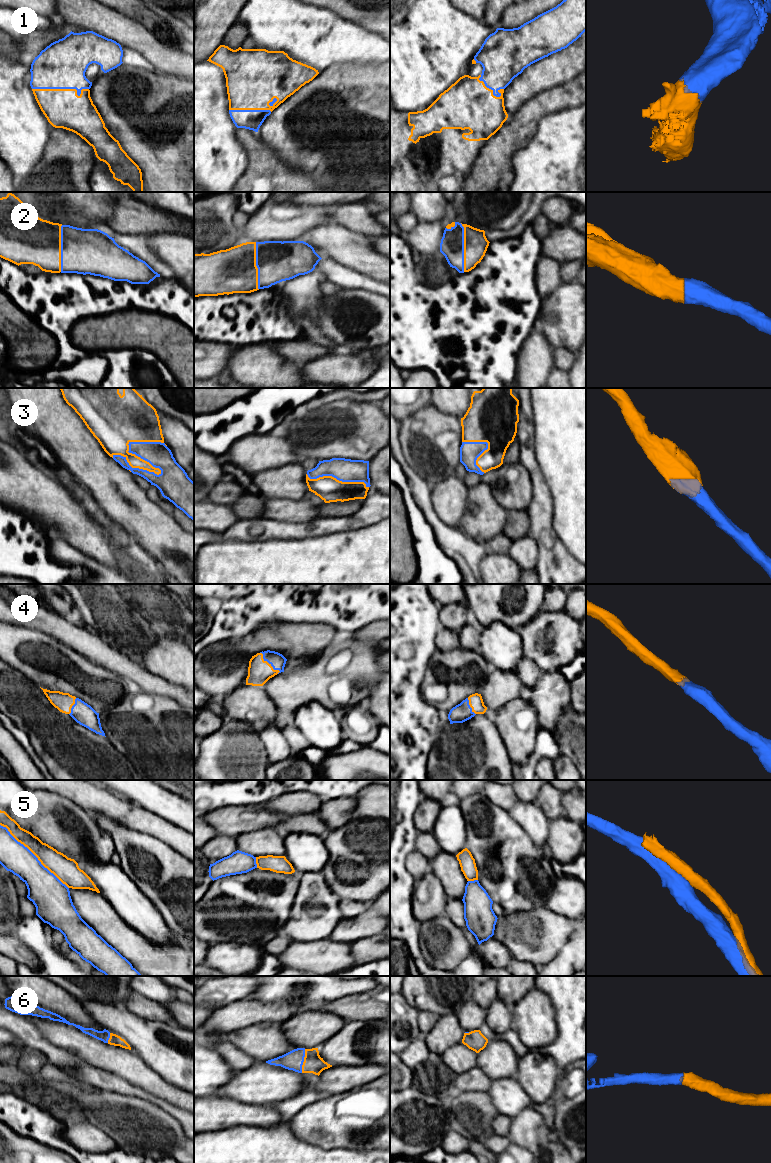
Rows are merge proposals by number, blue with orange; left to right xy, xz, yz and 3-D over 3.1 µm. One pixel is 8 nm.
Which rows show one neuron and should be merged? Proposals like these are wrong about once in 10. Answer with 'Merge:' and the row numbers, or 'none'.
Merge: 1, 2, 3, 4, 6

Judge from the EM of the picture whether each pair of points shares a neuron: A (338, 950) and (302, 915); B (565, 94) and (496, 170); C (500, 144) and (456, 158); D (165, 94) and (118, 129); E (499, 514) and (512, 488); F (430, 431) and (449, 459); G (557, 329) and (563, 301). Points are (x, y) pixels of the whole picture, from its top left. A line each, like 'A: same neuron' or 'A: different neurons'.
A: different neurons
B: same neuron
C: different neurons
D: same neuron
E: different neurons
F: same neuron
G: same neuron

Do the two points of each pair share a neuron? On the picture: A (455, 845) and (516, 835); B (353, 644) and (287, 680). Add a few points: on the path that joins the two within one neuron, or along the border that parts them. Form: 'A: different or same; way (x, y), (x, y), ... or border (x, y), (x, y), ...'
A: different; border (465, 819), (466, 847)
B: same; way (337, 645), (303, 679)

